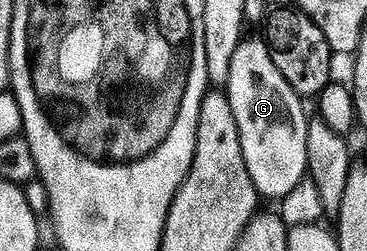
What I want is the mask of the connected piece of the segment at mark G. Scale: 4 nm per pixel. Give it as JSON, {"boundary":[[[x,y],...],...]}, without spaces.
{"boundary":[[[241,48],[230,62],[230,79],[226,92],[230,99],[230,107],[234,107],[234,119],[238,119],[238,135],[242,135],[242,155],[246,159],[246,167],[250,171],[250,179],[254,179],[254,187],[260,192],[261,198],[276,197],[283,199],[298,187],[298,183],[306,180],[308,173],[306,139],[309,114],[304,114],[305,102],[286,83],[282,71],[278,71],[276,61],[270,59],[270,49]]]}

